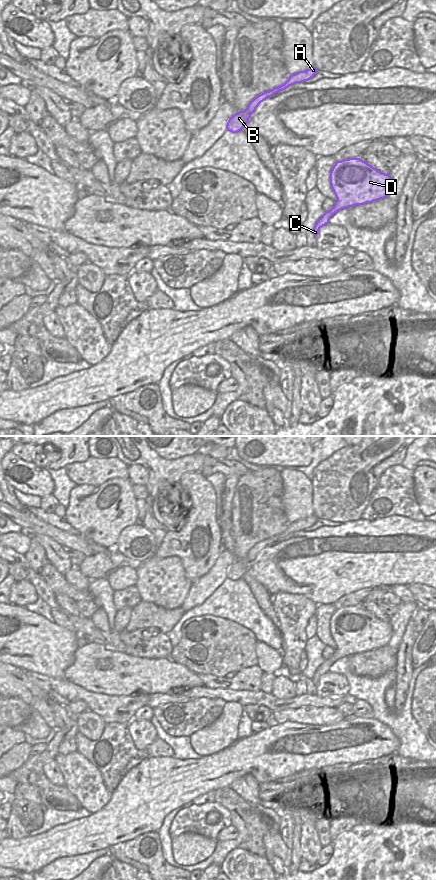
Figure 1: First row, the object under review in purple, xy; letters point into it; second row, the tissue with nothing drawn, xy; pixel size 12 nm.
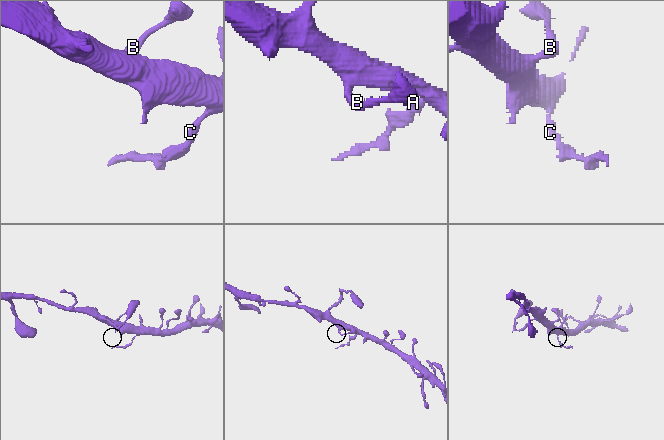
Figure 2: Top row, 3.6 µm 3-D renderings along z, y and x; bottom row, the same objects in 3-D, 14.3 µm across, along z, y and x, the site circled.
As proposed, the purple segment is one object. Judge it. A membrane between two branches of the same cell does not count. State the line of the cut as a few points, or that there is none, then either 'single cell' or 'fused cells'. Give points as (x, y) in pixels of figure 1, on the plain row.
no cut | single cell

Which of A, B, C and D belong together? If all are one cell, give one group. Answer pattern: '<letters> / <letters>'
A B C D

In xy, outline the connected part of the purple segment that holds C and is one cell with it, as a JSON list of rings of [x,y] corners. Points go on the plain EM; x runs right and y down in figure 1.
[[[349,606],[335,611],[330,620],[330,632],[337,648],[316,670],[312,679],[315,685],[338,659],[387,646],[392,629],[390,622],[378,619],[362,607]]]

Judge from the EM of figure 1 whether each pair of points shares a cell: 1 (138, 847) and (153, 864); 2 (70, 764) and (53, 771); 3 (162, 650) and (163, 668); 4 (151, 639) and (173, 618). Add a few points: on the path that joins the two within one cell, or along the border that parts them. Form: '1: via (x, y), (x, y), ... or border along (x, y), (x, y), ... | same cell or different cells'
1: via (142, 850), (152, 860) | same cell
2: border along (54, 759), (65, 785) | different cells
3: border along (138, 657), (169, 658) | different cells
4: border along (136, 630), (146, 627), (157, 627), (166, 634) | different cells

